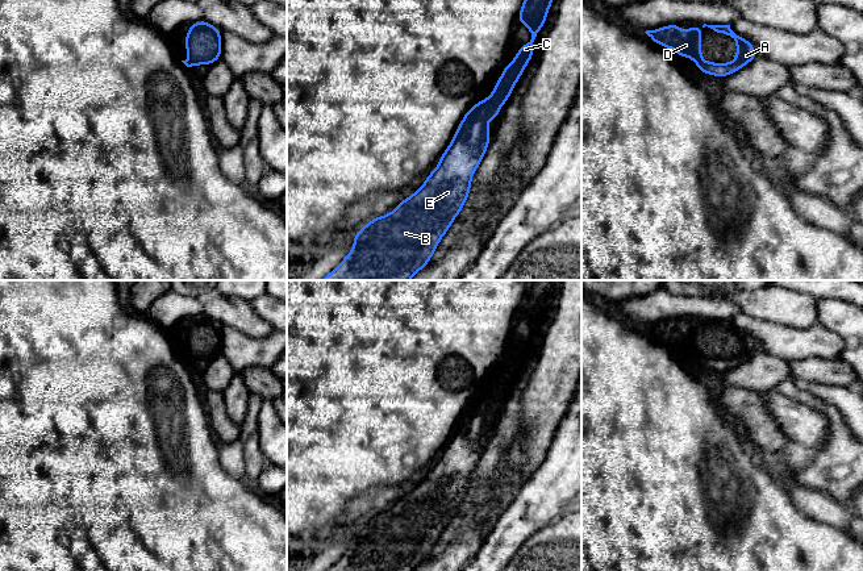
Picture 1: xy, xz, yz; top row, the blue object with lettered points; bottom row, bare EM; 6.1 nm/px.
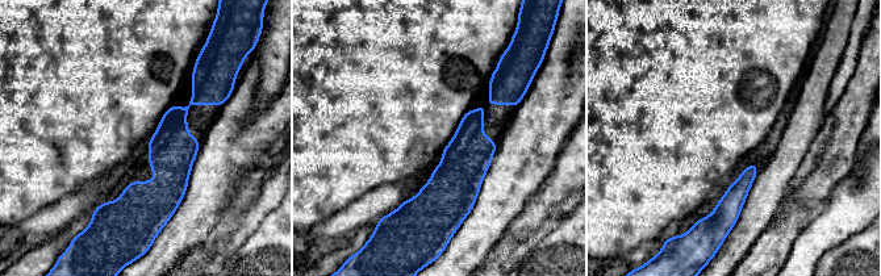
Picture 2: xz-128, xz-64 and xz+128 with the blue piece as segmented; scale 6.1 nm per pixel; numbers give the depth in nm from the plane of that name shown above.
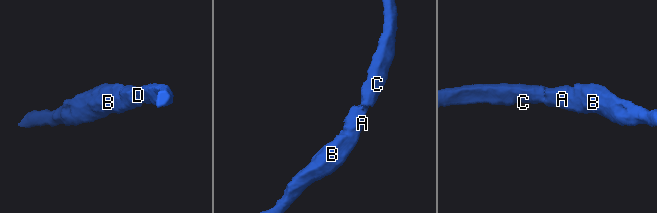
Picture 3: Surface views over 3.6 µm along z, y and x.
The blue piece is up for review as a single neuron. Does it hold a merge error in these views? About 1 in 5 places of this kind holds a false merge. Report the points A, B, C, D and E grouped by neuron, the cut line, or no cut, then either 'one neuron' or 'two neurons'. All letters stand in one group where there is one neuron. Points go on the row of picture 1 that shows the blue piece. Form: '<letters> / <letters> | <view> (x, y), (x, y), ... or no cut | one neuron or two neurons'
A B C D E | no cut | one neuron

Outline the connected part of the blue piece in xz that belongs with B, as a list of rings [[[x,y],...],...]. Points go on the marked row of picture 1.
[[[553,0],[524,1],[518,22],[525,24],[530,29],[531,39],[521,46],[509,67],[505,62],[504,72],[491,96],[471,107],[464,114],[451,143],[441,155],[439,164],[426,176],[425,184],[409,199],[400,201],[391,214],[376,217],[363,226],[354,236],[353,251],[345,257],[335,270],[321,280],[409,280],[428,264],[438,242],[468,197],[471,178],[489,143],[487,124],[491,118],[499,117],[500,107],[506,103],[514,84],[531,59],[533,42],[546,21],[551,3]]]

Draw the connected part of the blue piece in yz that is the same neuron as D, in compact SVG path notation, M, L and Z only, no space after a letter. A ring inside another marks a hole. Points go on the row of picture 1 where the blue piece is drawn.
M674 24L666 28L659 28L656 30L646 30L645 33L650 37L651 41L666 47L676 49L679 57L691 57L695 64L700 68L701 72L708 75L727 76L733 72L737 72L755 57L758 53L754 50L752 45L739 37L730 25L706 25L701 28L692 25L688 32L684 34L679 30L680 24ZM710 28L717 33L725 33L727 37L735 39L738 51L735 61L731 63L710 63L701 59L701 29Z

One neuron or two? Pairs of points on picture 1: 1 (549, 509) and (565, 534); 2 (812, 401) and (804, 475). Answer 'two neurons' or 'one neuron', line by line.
1: two neurons
2: one neuron

